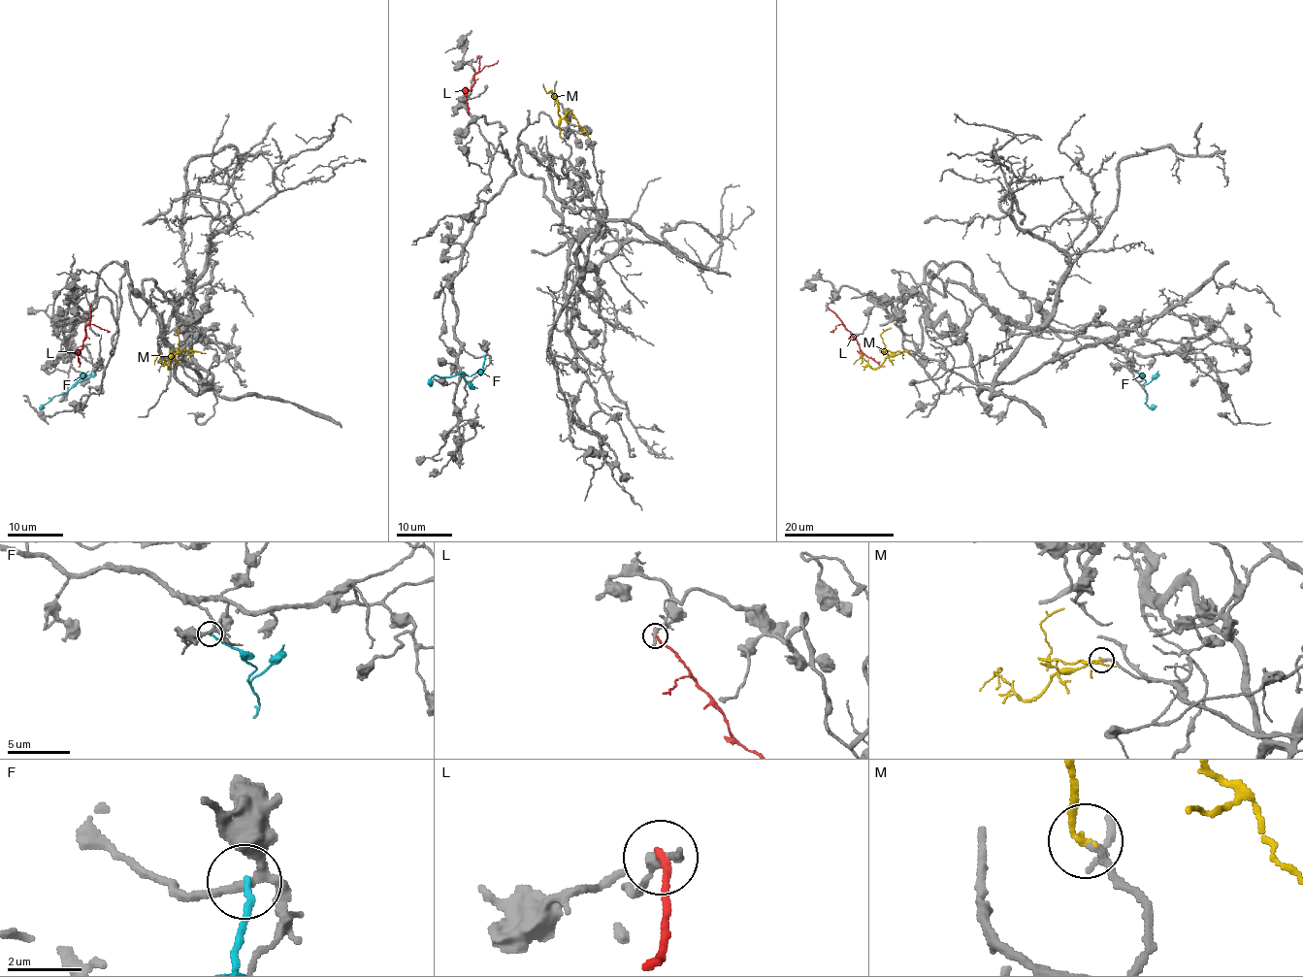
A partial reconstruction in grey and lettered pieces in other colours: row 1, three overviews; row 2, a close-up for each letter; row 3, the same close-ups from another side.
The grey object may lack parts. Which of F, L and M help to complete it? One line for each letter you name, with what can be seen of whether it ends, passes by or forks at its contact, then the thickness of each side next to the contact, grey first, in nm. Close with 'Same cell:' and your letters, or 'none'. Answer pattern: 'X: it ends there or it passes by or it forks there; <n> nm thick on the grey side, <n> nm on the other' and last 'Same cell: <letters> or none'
M: it ends there; 180 nm thick on the grey side, 180 nm on the other
Same cell: M

